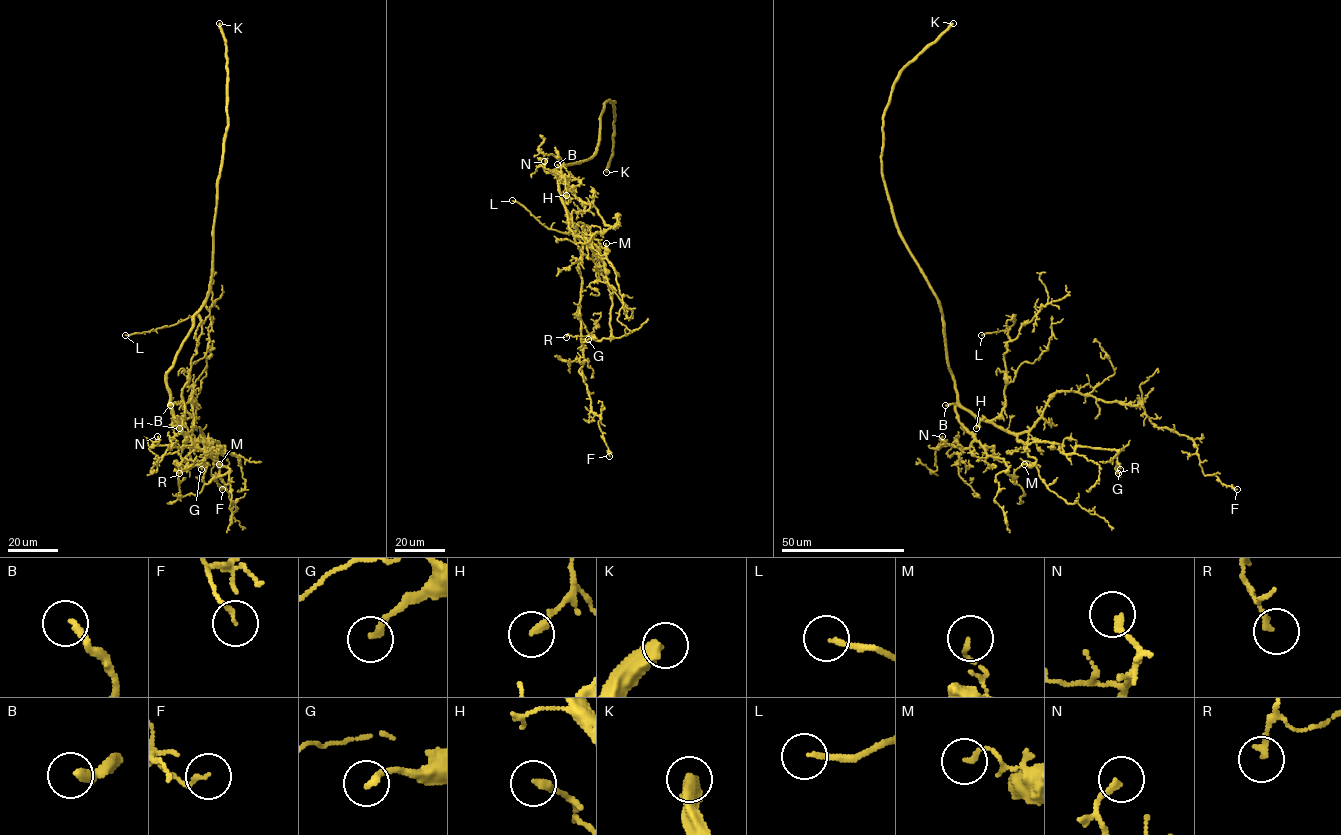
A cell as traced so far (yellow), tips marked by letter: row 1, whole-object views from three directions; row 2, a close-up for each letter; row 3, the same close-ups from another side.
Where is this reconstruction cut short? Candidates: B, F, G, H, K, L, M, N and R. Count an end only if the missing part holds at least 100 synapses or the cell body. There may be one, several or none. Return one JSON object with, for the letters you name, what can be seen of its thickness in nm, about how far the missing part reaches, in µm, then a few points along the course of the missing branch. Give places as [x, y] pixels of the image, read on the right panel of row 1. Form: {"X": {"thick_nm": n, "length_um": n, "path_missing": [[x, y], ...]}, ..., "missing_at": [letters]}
{"B": {"thick_nm": 280, "length_um": 60, "path_missing": [[945, 405], [934, 417], [924, 420], [903, 442], [877, 440], [859, 450], [857, 444]]}, "K": {"thick_nm": 480, "length_um": 200, "path_missing": [[953, 23], [1027, 8], [1105, 55], [1113, 45], [1116, 68], [1136, 65], [1175, 94], [1178, 108], [1162, 117]]}, "missing_at": ["B", "K"]}

